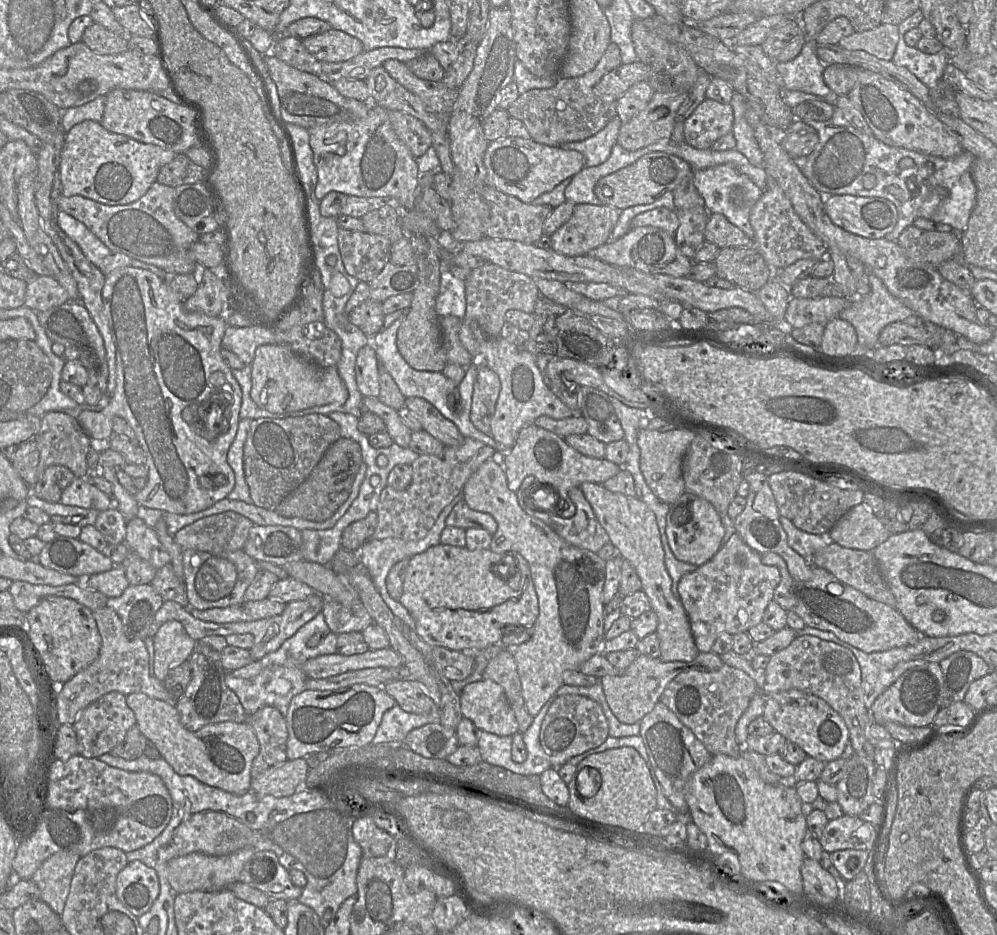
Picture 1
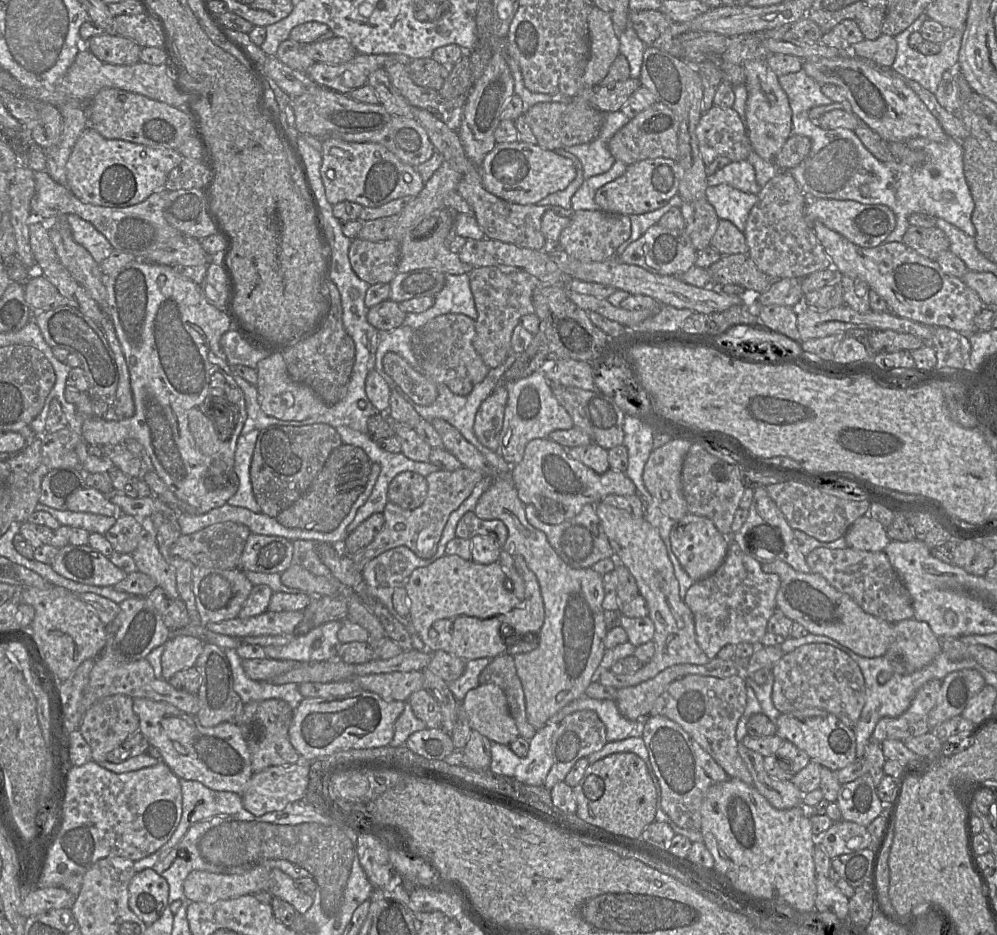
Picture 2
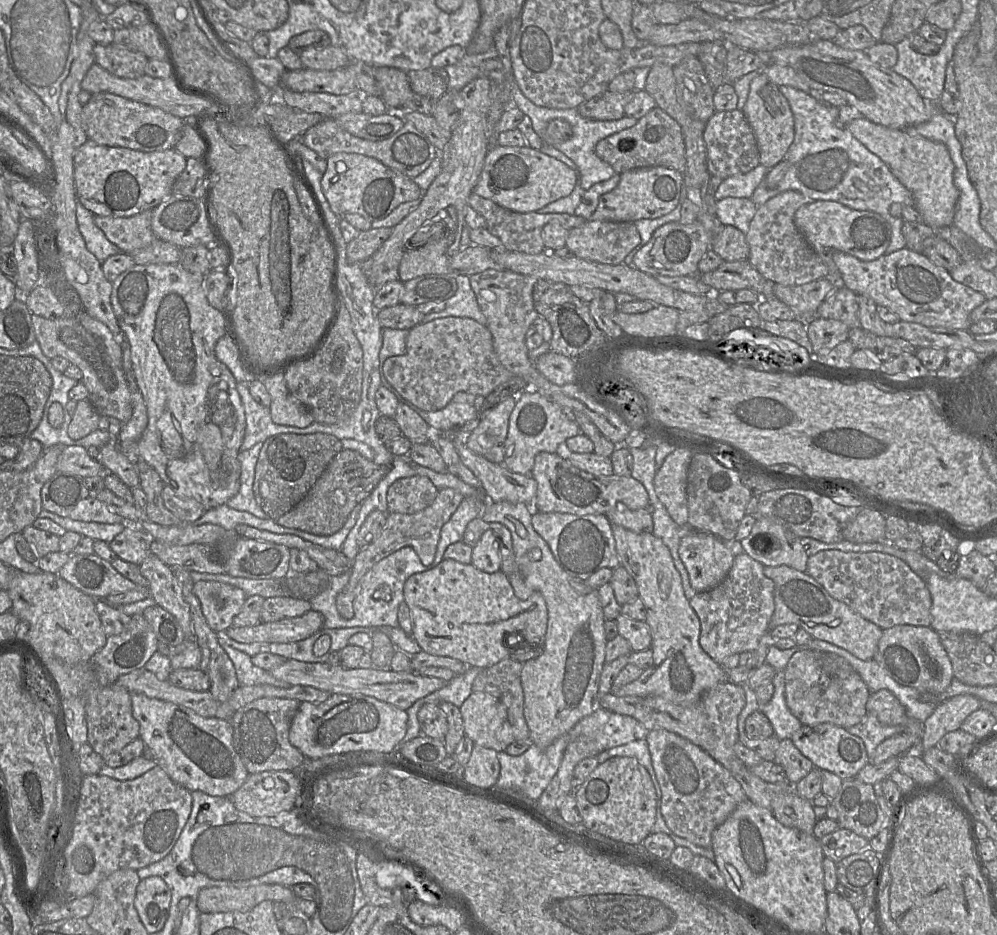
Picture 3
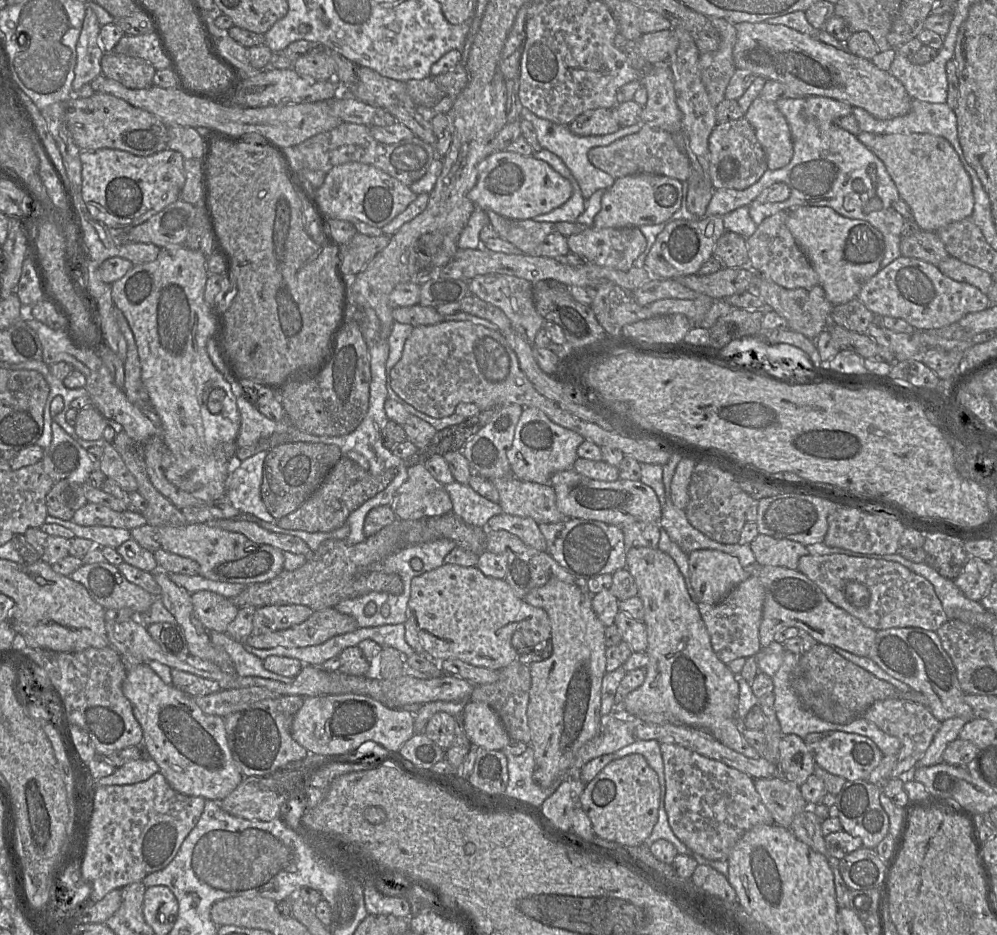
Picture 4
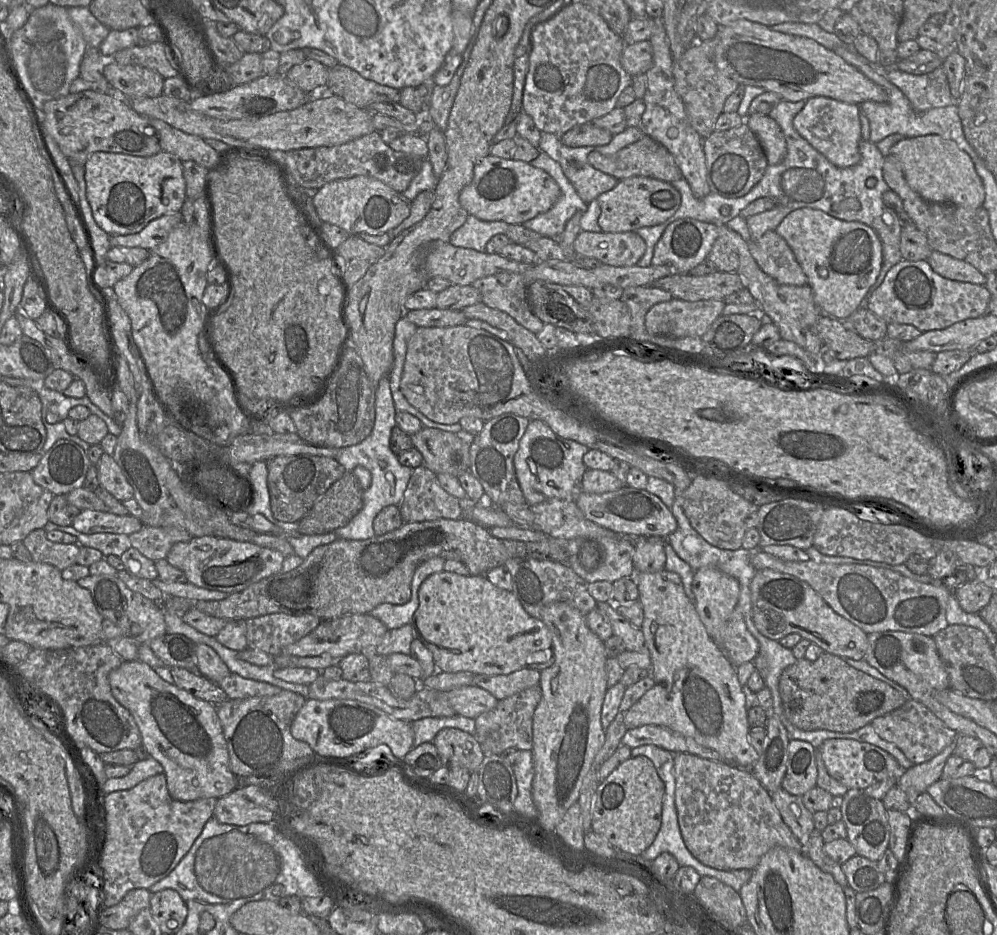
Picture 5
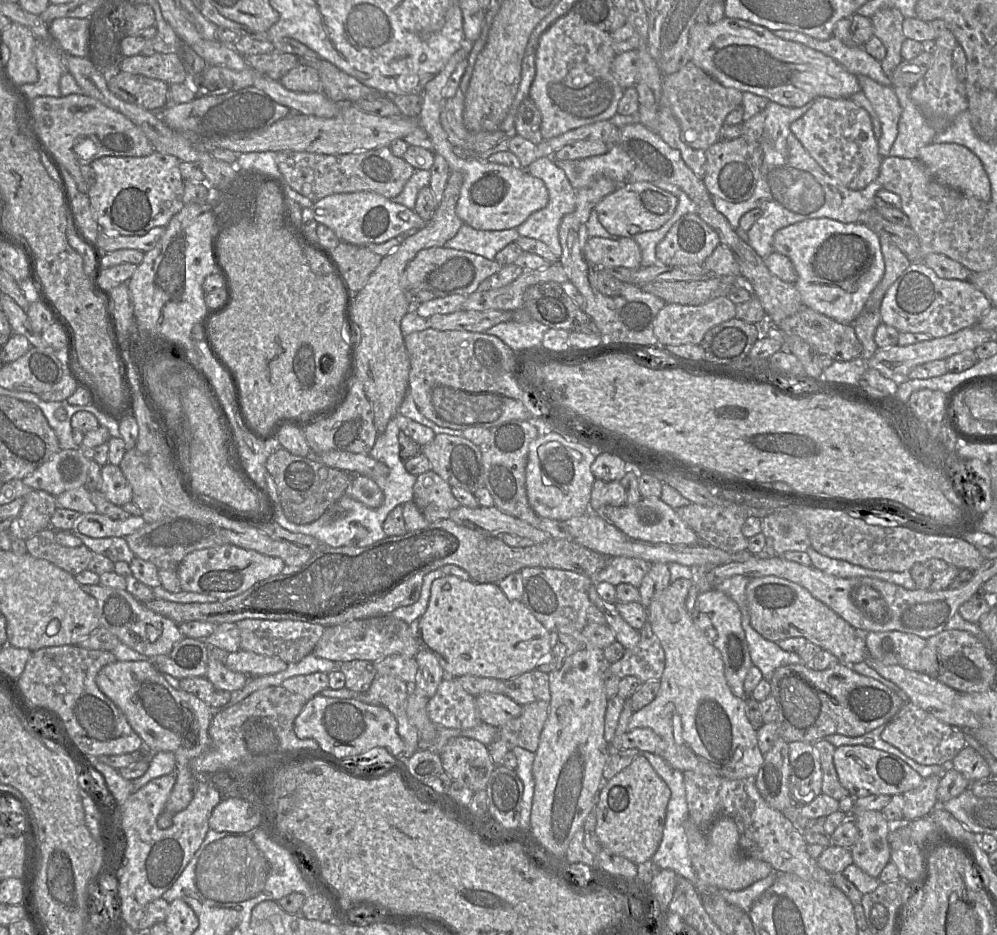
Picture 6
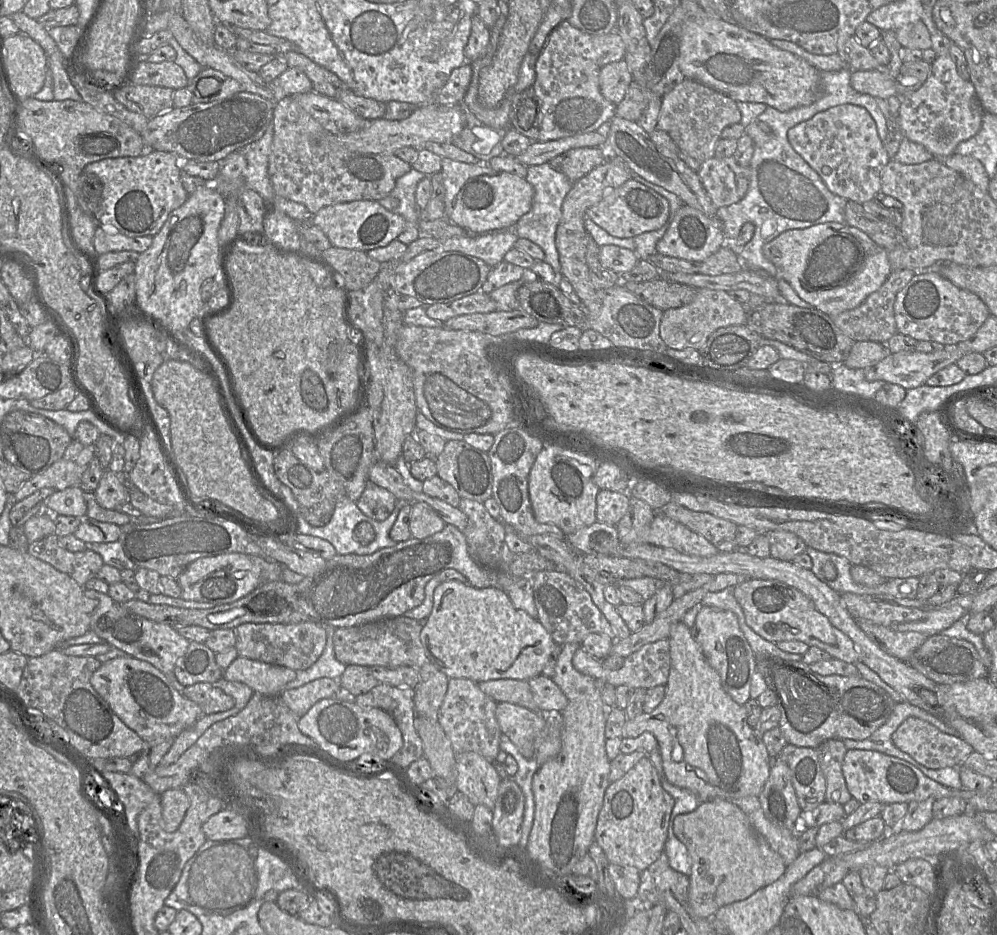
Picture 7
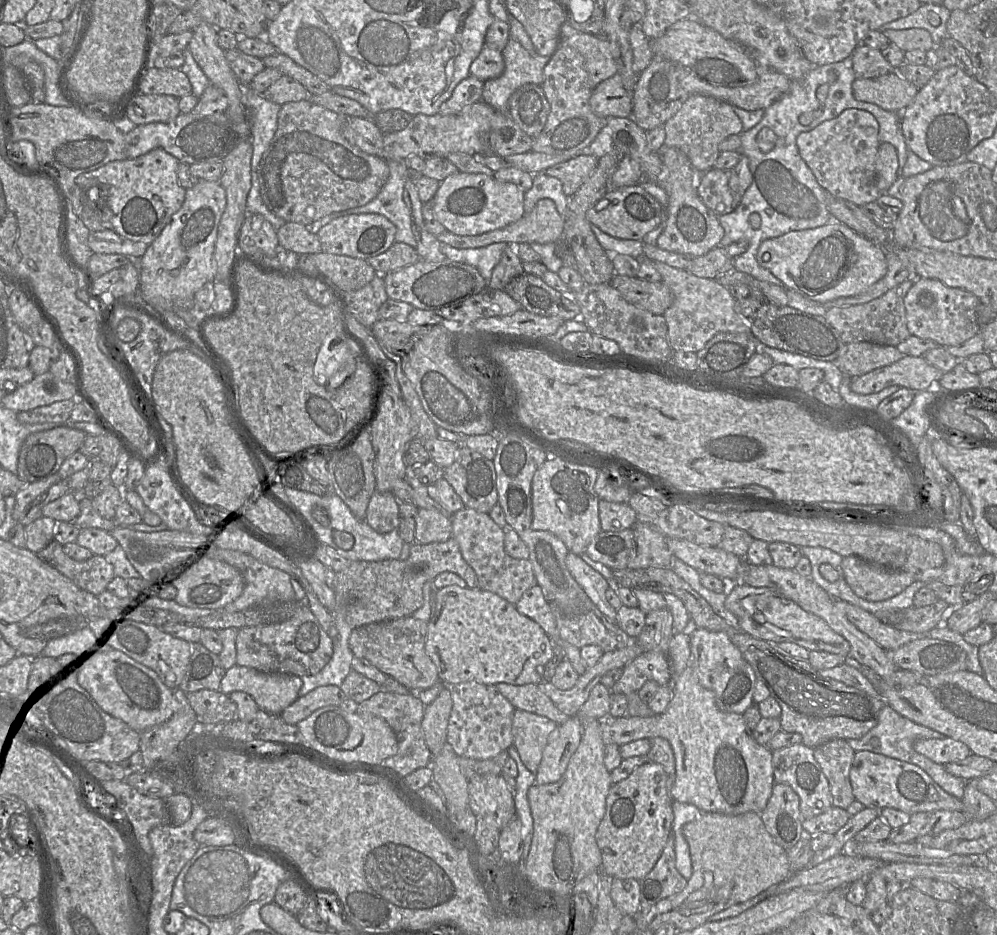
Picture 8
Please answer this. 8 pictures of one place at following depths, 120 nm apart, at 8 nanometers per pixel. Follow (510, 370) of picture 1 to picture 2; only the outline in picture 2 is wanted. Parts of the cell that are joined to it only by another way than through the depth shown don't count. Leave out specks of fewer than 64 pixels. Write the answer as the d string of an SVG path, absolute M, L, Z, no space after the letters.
M543 370L530 376L508 382L508 401L505 407L503 427L500 433L500 454L510 464L521 462L526 445L533 439L549 438L554 430L569 430L574 422L554 396Z

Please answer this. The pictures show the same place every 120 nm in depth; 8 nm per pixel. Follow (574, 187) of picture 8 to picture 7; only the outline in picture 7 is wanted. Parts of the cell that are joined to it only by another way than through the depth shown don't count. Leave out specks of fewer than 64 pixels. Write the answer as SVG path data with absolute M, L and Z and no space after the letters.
M584 147L560 154L549 163L553 169L563 173L572 183L575 183L606 160L605 148Z

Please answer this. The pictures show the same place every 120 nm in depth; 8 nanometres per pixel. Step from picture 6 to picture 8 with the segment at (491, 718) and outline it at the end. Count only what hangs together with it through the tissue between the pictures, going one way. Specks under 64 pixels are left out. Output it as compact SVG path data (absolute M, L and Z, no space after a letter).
M515 709L512 719L513 745L527 769L536 774L548 737L558 724L547 717Z

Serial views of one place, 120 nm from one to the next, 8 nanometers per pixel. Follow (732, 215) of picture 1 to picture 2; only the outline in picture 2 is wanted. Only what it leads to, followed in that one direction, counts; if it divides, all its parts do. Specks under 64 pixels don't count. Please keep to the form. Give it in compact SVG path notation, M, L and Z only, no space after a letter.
M719 184L708 185L705 195L719 219L732 222L744 233L748 215L757 201L756 194L742 192L727 184Z

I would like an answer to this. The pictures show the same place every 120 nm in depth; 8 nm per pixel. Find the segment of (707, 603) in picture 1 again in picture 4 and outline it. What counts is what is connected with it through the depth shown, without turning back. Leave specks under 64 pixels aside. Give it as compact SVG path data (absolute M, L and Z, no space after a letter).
M757 562L744 568L749 577L738 584L720 603L715 605L698 602L698 610L706 625L712 648L726 665L737 658L755 656L761 649L759 628L765 598L764 587L758 578L760 566Z

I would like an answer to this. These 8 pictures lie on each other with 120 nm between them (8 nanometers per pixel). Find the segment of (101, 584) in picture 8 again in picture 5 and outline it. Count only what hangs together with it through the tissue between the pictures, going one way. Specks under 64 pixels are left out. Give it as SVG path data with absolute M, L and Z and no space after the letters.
M44 528L30 532L23 540L33 557L33 561L53 565L60 571L77 563L79 544L63 544L47 539Z

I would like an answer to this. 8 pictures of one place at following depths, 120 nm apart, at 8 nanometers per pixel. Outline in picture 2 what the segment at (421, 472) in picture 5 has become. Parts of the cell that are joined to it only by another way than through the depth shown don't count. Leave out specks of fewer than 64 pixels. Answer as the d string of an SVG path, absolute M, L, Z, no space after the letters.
M414 471L397 474L388 486L388 501L407 510L413 510L423 504L427 497L426 478Z

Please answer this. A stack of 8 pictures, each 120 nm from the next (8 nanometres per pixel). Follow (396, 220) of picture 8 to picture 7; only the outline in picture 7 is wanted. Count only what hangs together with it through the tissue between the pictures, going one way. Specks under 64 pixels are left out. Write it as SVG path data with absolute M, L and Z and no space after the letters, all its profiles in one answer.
M413 168L398 178L394 189L379 203L387 210L401 215L406 222L403 232L397 240L407 246L419 238L418 223L421 219L421 210L416 205L415 193L418 183L427 177Z

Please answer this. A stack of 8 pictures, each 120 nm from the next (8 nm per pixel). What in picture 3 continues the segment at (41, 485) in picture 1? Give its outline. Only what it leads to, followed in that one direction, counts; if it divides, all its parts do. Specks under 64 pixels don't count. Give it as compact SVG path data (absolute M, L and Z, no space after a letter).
M55 473L42 487L42 509L62 517L70 517L71 511L83 499L90 495L84 478L70 473Z

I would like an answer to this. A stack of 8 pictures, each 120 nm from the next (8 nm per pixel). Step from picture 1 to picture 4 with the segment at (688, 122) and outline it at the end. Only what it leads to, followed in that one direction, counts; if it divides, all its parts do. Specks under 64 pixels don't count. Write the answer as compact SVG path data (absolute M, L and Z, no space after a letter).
M744 117L717 123L708 139L708 151L713 189L746 189L757 182L768 169L764 150L753 127Z

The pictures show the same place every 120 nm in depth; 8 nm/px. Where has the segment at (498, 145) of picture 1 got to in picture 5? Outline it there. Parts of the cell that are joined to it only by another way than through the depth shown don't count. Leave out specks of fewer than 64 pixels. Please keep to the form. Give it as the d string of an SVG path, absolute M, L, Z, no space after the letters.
M489 154L476 164L473 179L460 192L459 202L468 214L480 220L523 224L551 209L560 195L557 182L544 170L524 161Z

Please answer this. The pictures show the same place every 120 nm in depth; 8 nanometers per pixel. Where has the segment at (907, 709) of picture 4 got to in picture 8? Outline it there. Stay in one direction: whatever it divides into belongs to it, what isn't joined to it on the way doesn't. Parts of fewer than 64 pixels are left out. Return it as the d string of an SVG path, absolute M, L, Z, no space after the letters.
M946 737L944 739L917 739L913 743L914 750L935 763L961 761L972 754L967 745L961 741Z

